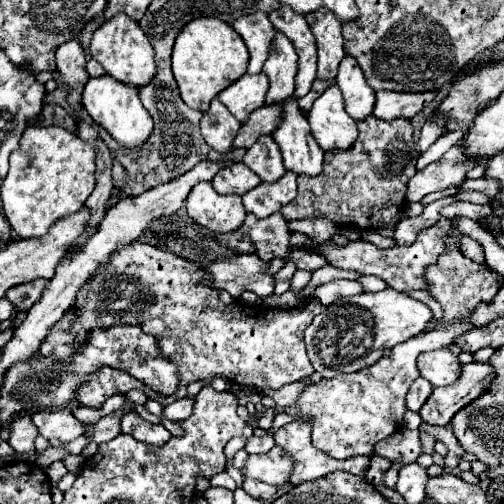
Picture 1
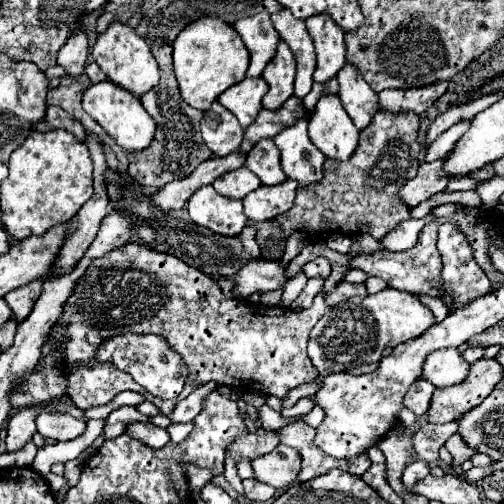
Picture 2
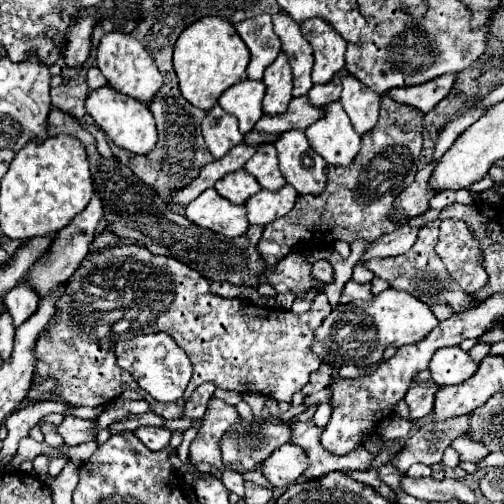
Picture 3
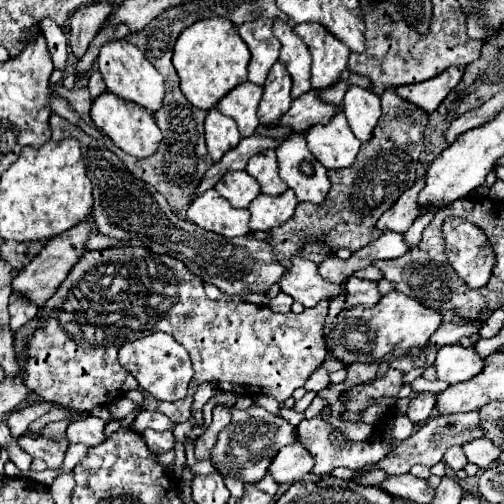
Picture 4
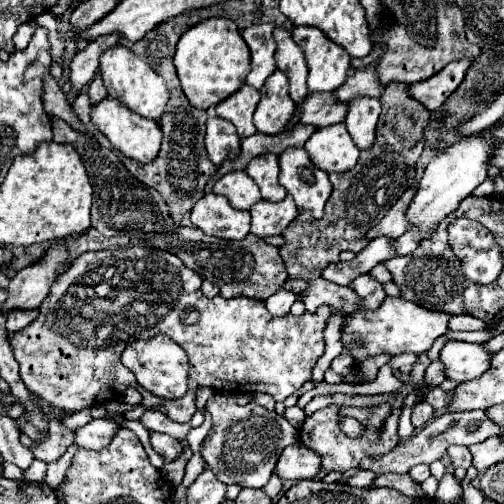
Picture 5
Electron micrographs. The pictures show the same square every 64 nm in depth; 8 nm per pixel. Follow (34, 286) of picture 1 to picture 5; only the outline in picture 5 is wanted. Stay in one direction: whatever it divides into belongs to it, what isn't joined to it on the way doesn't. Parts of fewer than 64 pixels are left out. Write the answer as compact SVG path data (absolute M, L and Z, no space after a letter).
M12 310L8 312L8 320L6 320L6 330L12 332L20 332L24 330L28 324L32 324L32 320L36 320L38 310Z

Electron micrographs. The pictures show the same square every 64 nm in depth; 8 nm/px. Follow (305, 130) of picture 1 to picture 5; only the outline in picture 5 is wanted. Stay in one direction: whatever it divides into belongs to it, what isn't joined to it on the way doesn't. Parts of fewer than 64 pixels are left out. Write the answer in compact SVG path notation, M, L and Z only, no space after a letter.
M288 148L278 160L280 184L286 188L286 194L294 198L298 210L308 210L316 220L320 220L324 204L332 192L328 174L312 164L304 148Z

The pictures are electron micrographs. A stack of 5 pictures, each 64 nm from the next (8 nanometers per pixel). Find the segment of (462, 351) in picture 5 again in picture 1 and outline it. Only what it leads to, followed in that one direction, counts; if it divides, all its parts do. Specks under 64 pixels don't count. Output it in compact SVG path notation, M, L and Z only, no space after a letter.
M434 350L420 354L418 368L420 368L420 376L426 378L432 386L454 384L462 372L462 364L458 356L450 350Z

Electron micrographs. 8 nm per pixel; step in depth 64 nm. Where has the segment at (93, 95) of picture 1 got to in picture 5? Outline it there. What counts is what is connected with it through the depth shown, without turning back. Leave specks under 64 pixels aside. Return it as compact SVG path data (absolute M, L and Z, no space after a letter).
M106 98L92 108L92 122L110 140L110 144L116 150L120 150L124 156L128 156L140 164L150 164L156 160L156 156L160 152L160 144L162 144L162 132L160 132L158 122L140 118L136 112L130 112L124 104L118 104L112 98Z

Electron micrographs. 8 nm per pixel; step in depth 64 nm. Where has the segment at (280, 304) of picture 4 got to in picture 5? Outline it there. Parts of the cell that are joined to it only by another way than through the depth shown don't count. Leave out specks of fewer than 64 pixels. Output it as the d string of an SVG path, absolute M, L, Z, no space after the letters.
M278 290L276 294L272 294L268 300L266 300L266 308L270 314L274 316L286 316L290 314L290 306L296 302L296 294L294 292L288 292L288 290Z

